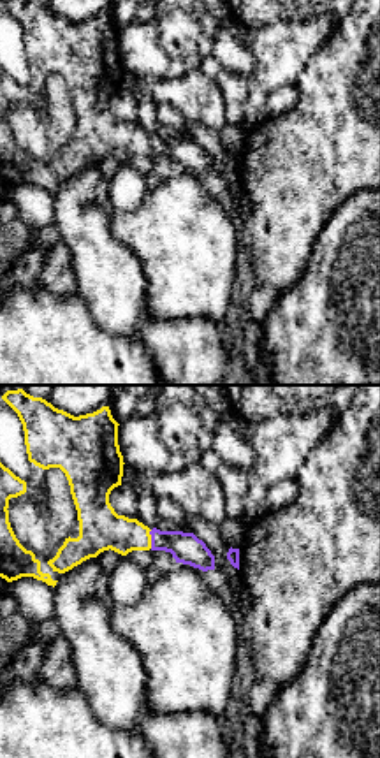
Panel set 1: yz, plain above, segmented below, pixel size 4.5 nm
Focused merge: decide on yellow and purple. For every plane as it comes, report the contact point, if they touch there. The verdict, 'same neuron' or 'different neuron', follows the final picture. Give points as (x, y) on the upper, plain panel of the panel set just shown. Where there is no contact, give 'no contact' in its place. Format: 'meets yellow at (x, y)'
meets yellow at (150, 145)

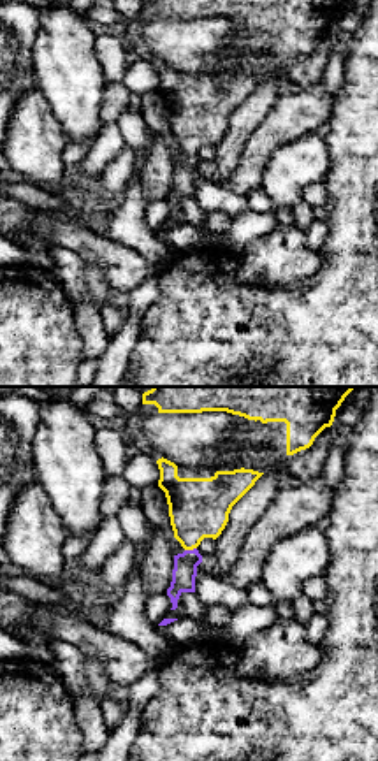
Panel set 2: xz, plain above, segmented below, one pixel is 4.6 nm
meets yellow at (190, 155)

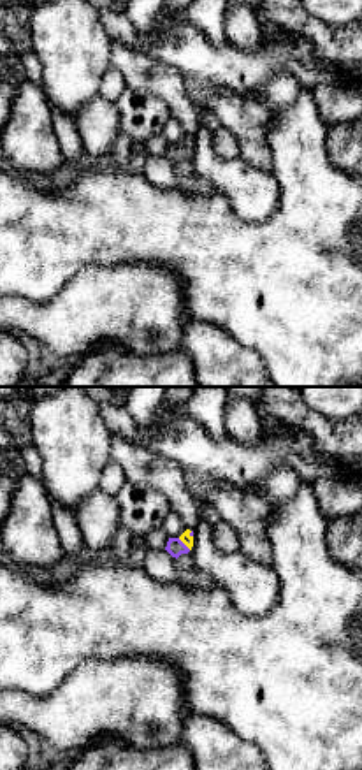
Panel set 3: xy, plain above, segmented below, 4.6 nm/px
meets yellow at (185, 150)

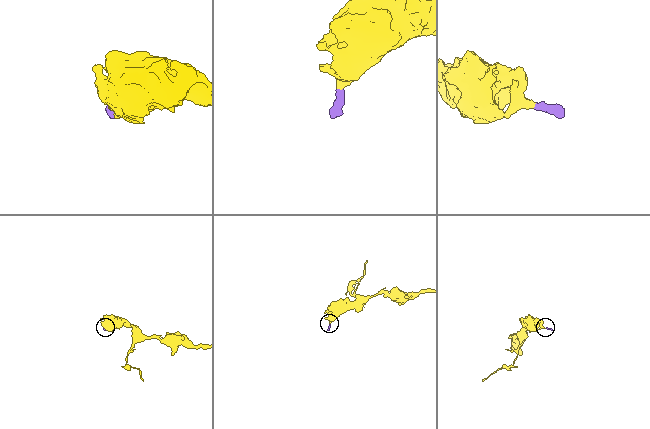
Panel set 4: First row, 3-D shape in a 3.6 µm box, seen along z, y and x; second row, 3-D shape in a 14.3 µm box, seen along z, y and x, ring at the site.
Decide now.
same neuron

